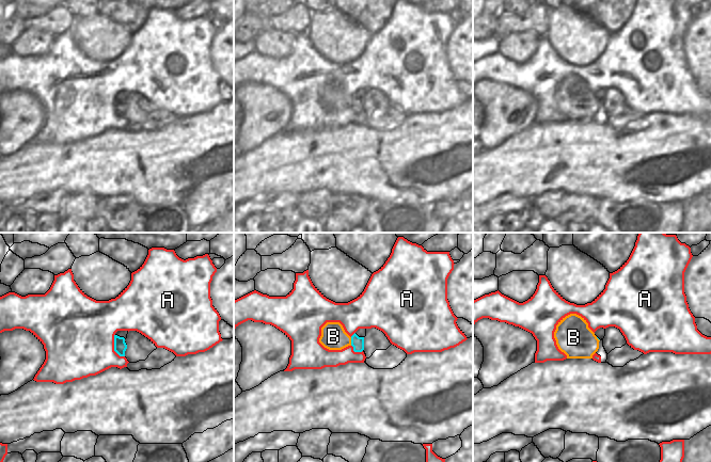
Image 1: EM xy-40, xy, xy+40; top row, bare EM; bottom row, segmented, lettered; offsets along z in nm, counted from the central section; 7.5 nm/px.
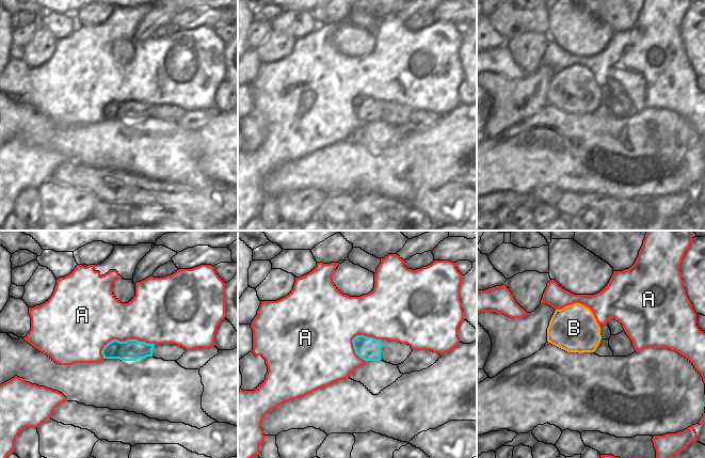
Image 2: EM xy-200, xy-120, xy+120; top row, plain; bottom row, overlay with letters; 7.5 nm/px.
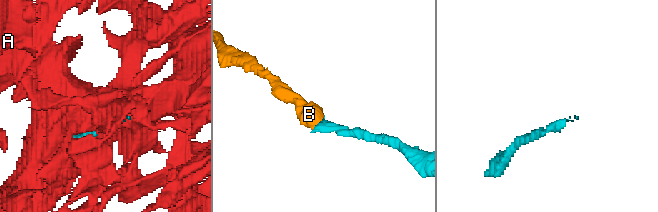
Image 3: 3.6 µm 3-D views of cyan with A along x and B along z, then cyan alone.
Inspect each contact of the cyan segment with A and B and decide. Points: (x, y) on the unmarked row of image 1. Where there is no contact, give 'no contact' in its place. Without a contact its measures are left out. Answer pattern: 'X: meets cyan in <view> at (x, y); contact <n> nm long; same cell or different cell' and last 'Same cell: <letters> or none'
A: meets cyan in xy-40 at (114, 108); contact 190 nm long; different cell
B: meets cyan in xy at (351, 102); contact 60 nm long; same cell
Same cell: B

